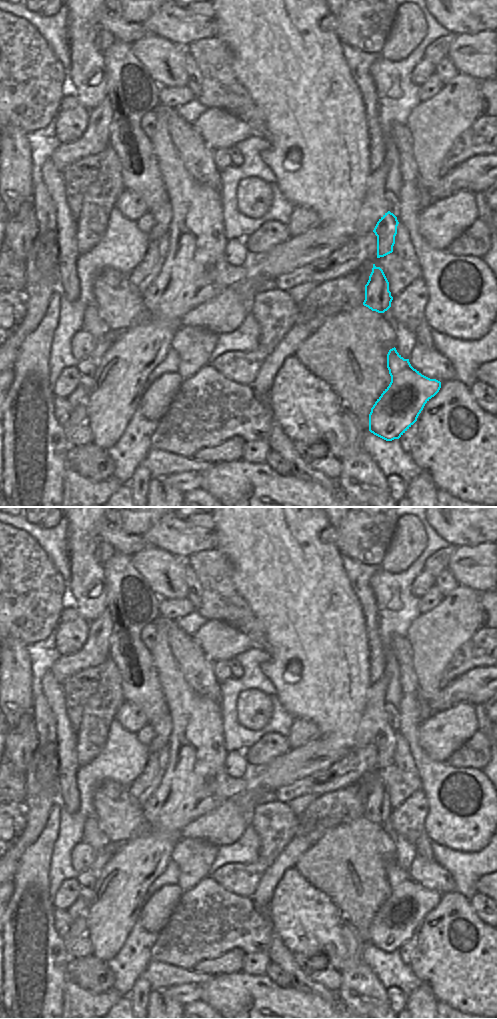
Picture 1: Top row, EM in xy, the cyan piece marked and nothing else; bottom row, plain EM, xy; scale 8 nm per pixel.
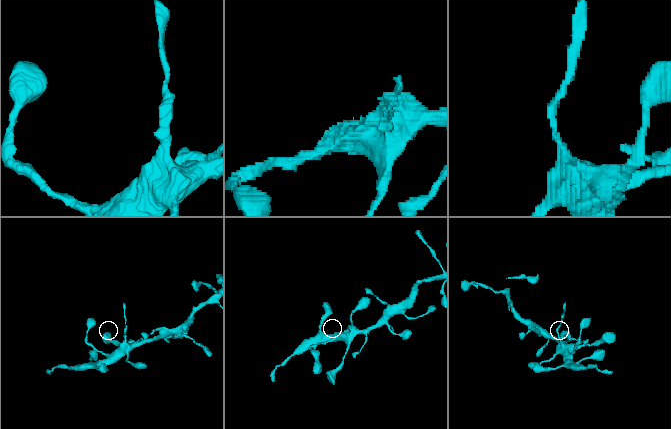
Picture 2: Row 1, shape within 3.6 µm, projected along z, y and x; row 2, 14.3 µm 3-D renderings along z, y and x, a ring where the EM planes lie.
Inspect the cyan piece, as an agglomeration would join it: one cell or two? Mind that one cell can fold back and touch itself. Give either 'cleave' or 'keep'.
cleave

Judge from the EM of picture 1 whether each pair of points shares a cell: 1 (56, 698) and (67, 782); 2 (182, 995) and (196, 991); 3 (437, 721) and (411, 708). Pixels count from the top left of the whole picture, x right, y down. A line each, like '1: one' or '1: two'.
1: one
2: one
3: two

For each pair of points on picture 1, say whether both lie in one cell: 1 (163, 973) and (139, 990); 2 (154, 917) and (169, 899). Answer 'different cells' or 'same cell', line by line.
1: different cells
2: same cell

